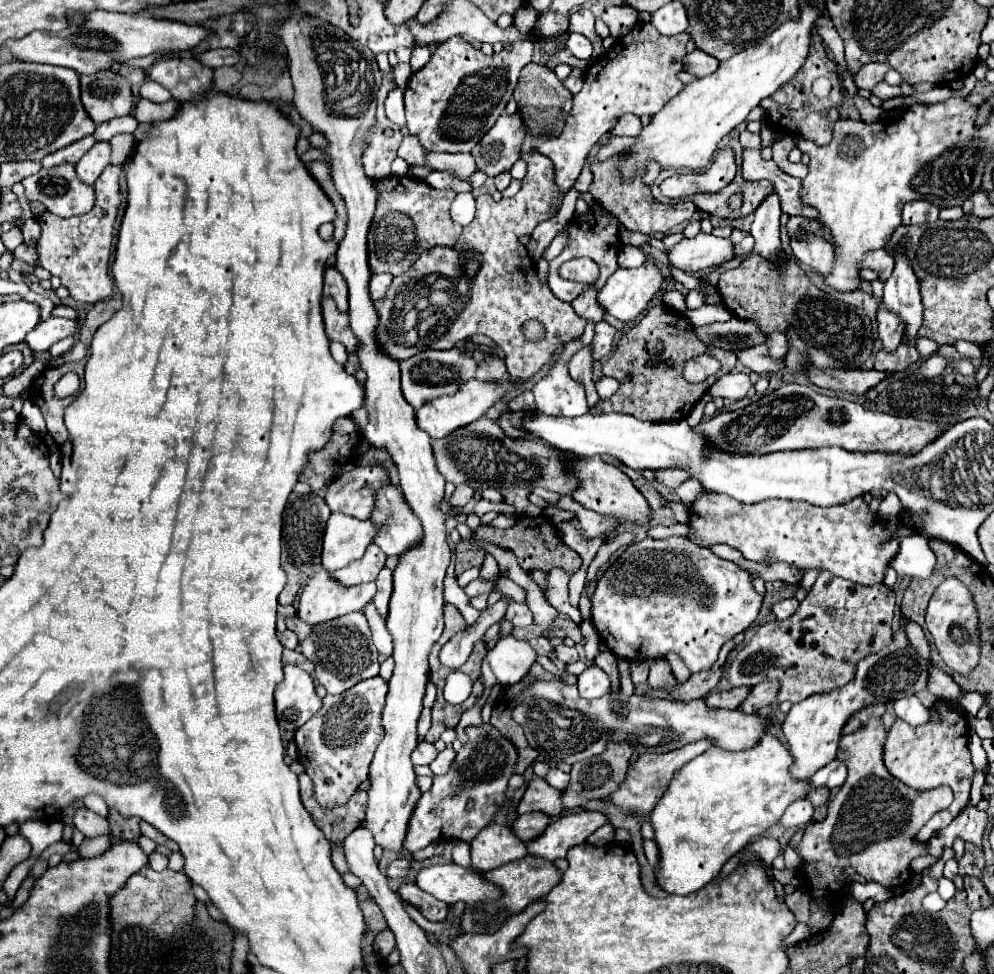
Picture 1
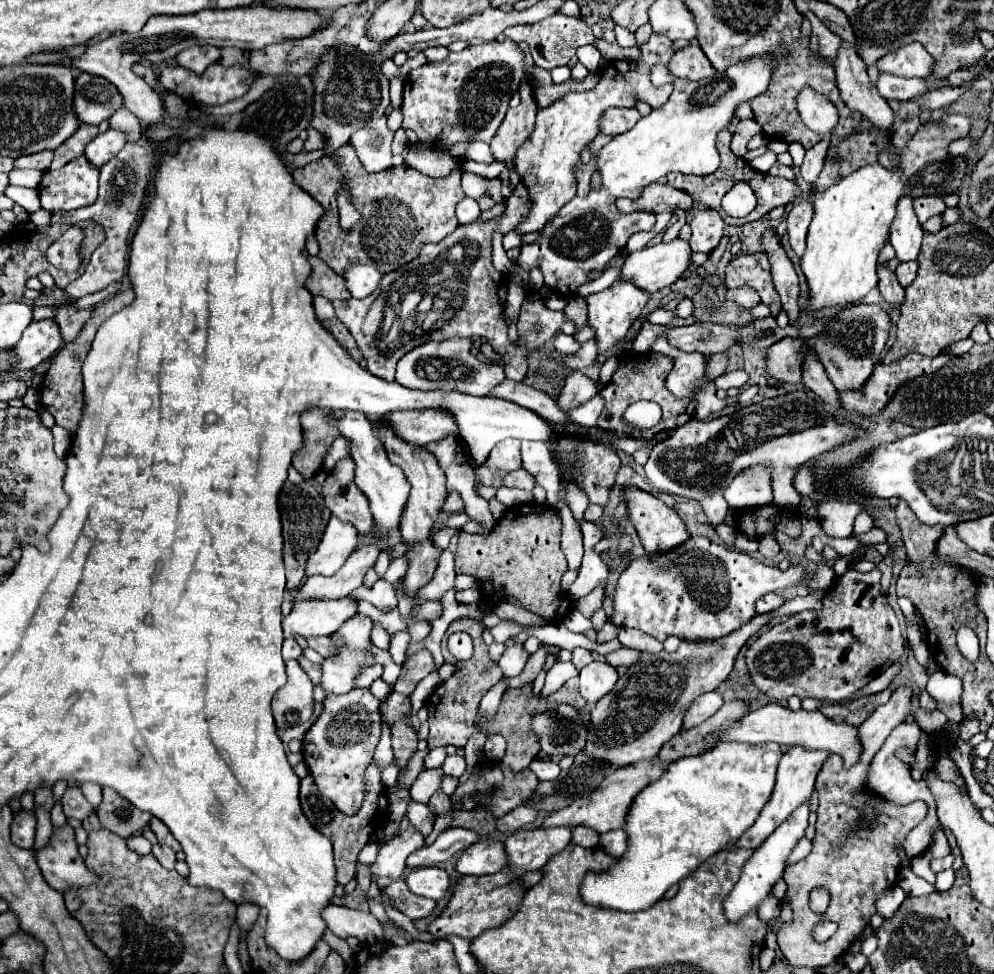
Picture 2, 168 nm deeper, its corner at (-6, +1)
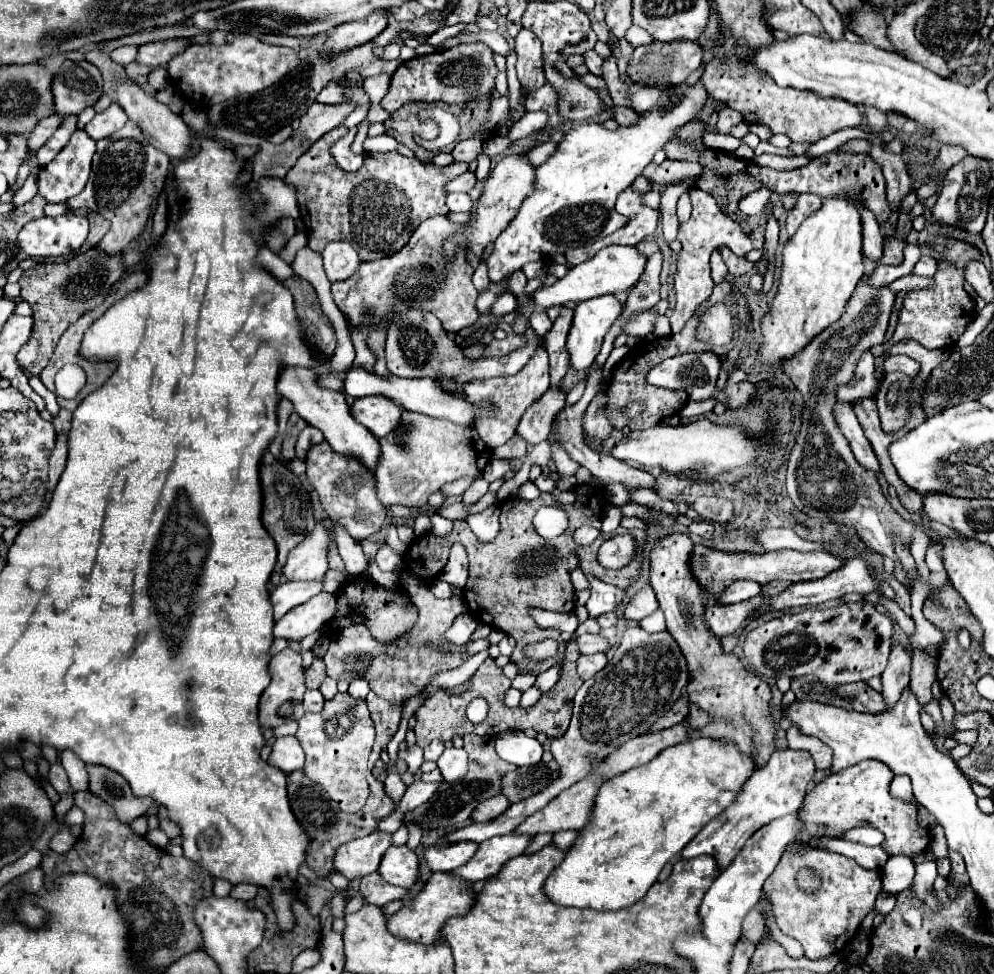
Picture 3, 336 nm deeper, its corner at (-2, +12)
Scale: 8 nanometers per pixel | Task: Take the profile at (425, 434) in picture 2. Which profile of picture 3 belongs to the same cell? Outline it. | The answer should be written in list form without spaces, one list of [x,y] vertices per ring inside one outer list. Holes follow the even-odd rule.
[[[385,396],[357,398],[349,408],[353,418],[371,430],[371,434],[377,438],[395,430],[395,426],[399,426],[399,414],[403,412],[399,404],[391,402]]]

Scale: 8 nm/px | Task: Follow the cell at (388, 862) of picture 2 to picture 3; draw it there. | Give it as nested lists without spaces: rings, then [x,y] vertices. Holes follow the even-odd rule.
[[[375,832],[361,840],[341,844],[333,856],[333,870],[343,874],[349,882],[377,870],[383,850],[391,846],[389,832]]]

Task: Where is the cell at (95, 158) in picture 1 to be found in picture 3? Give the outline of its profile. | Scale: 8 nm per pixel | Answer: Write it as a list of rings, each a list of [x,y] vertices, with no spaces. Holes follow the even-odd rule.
[[[113,102],[107,110],[95,114],[95,118],[85,126],[85,132],[87,132],[93,140],[101,140],[101,138],[111,136],[115,130],[121,130],[127,120],[129,120],[129,118],[127,118],[125,110],[123,110],[117,102]]]

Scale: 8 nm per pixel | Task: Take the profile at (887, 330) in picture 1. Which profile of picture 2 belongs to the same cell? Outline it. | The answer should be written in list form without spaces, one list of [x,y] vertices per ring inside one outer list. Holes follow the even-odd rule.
[[[883,265],[877,269],[879,273],[879,291],[889,307],[901,307],[905,303],[905,289],[899,285],[895,273]]]

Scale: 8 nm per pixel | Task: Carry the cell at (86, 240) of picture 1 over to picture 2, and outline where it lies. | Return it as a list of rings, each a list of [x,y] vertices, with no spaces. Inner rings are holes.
[[[139,139],[137,143],[127,143],[117,153],[117,157],[113,157],[111,163],[101,169],[97,201],[89,207],[67,213],[65,223],[77,223],[77,221],[91,219],[91,221],[103,225],[103,229],[105,229],[105,241],[91,253],[89,265],[85,267],[83,275],[79,275],[75,281],[71,281],[65,287],[65,293],[71,299],[81,299],[89,293],[97,293],[123,279],[125,267],[127,267],[127,237],[131,233],[133,223],[139,219],[141,207],[145,203],[145,189],[147,189],[149,173],[151,173],[153,165],[155,165],[155,155],[153,155],[153,149],[147,139]]]

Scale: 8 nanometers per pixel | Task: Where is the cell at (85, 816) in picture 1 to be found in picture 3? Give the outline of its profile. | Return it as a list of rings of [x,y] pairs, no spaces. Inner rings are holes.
[[[59,760],[49,766],[47,780],[49,780],[49,784],[51,784],[59,794],[69,792],[69,778],[67,778],[67,774],[65,774],[65,770],[63,770],[63,766],[61,766]]]

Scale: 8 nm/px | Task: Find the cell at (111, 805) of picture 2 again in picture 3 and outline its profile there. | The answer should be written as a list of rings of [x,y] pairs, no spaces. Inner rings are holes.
[[[87,764],[89,772],[89,792],[109,802],[119,820],[125,824],[131,824],[137,816],[143,816],[153,806],[151,798],[139,798],[131,792],[131,786],[127,780],[117,774],[115,770],[99,764]]]

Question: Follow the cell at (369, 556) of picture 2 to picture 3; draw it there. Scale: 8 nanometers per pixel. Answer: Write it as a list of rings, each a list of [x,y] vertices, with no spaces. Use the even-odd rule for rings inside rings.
[[[283,582],[271,592],[271,606],[275,622],[285,616],[291,608],[305,604],[309,598],[323,590],[323,582]]]

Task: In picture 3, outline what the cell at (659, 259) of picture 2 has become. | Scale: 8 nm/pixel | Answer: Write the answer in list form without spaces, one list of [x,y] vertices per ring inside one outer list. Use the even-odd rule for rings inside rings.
[[[607,246],[607,248],[599,250],[591,260],[569,268],[569,272],[563,278],[559,278],[555,284],[537,288],[531,294],[531,300],[539,308],[551,308],[555,304],[583,302],[583,300],[591,300],[591,298],[597,298],[603,294],[627,292],[629,288],[633,288],[637,284],[643,268],[645,268],[645,258],[633,246]]]

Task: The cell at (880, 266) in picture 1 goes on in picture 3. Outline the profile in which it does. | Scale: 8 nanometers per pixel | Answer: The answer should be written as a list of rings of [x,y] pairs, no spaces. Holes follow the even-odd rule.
[[[923,254],[921,260],[917,262],[913,274],[917,274],[917,276],[933,276],[933,274],[937,272],[937,266],[939,266],[939,264],[937,264],[935,258],[931,258],[929,254]]]

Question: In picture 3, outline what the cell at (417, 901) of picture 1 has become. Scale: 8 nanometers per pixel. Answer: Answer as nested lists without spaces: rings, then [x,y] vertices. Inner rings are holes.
[[[377,872],[361,878],[359,892],[363,896],[363,904],[377,904],[377,906],[385,906],[391,900],[399,900],[405,894],[403,888],[383,882],[383,878],[379,878]]]

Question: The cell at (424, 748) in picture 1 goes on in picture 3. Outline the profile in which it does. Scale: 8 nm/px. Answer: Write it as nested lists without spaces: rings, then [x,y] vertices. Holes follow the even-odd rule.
[[[433,740],[427,748],[425,748],[425,760],[439,760],[439,756],[443,754],[443,750],[445,750],[445,746],[443,746],[443,742],[441,740]]]

